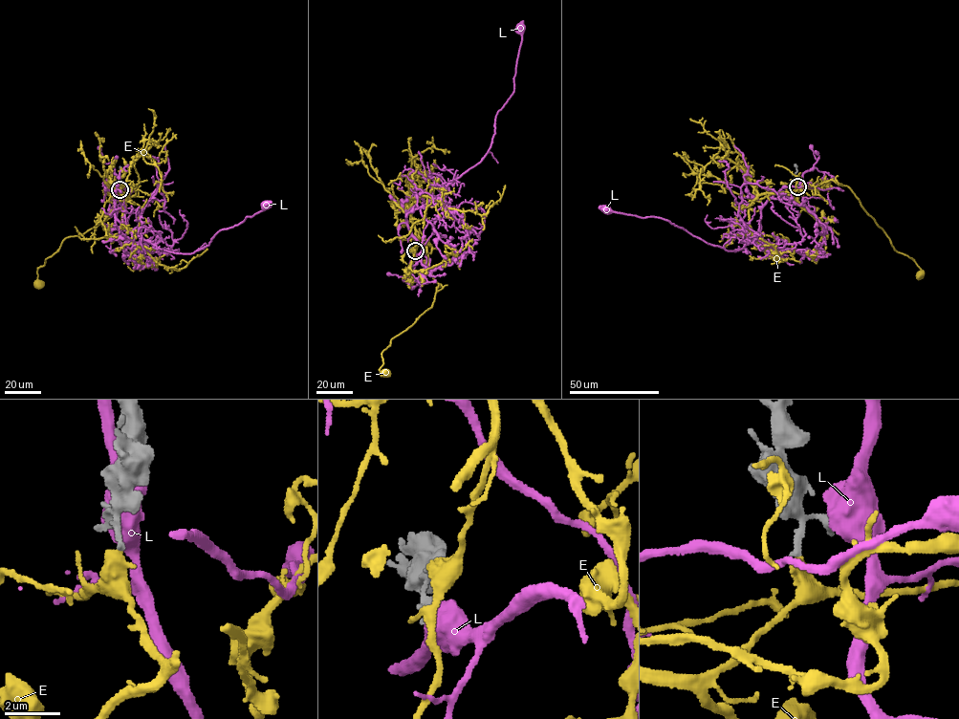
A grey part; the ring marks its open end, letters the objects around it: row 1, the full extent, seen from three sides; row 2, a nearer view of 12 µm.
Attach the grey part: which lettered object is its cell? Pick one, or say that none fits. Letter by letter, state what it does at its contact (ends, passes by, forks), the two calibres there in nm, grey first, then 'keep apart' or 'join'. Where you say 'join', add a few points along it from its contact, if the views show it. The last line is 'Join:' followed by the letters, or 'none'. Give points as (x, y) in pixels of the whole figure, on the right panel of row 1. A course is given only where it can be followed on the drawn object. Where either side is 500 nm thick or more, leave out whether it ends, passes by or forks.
E: calibres 220 and 550 nm; join; course (797, 186), (780, 193), (801, 194), (802, 185), (831, 180), (847, 185), (920, 274)
L: calibres 360 and 850 nm; keep apart
Join: E

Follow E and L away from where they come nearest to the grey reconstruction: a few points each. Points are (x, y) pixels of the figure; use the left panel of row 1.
E: (119, 189), (129, 199), (128, 193), (135, 194), (98, 225), (63, 240), (37, 269), (38, 284)
L: (119, 186), (124, 205), (114, 197), (116, 218), (177, 253), (207, 246), (219, 230), (266, 206)

